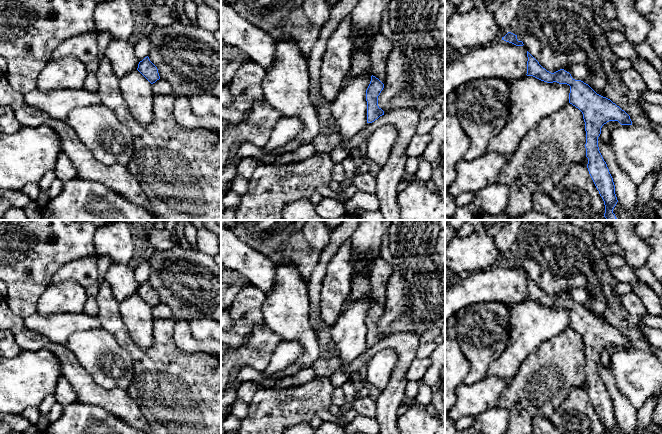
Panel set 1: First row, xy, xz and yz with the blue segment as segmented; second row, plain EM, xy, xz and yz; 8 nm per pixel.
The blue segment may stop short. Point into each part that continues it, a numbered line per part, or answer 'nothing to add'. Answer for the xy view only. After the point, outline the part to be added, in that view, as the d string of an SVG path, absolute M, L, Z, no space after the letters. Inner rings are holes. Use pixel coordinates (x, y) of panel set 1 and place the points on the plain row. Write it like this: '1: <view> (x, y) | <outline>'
nothing to add

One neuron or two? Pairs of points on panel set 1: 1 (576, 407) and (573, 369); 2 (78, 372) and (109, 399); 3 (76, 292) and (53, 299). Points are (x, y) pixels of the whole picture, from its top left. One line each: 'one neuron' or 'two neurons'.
1: two neurons
2: one neuron
3: one neuron

